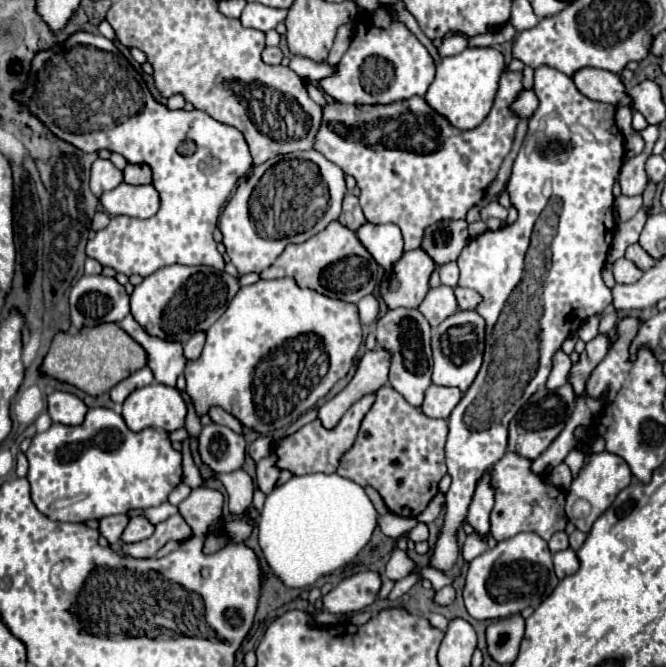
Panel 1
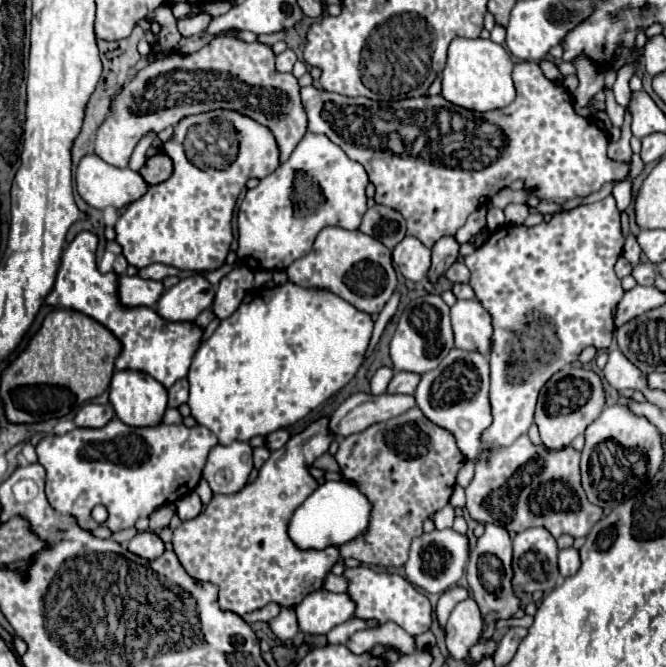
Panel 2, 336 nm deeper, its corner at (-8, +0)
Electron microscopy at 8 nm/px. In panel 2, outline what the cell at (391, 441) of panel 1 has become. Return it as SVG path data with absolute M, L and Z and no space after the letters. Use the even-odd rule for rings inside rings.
M417 406L389 422L379 422L361 434L343 438L335 460L341 468L341 478L357 486L371 502L367 532L345 542L339 548L341 556L385 568L405 564L409 542L417 534L423 534L423 520L449 502L455 476L465 462L453 438L449 438L445 430L437 430L437 426L433 426Z

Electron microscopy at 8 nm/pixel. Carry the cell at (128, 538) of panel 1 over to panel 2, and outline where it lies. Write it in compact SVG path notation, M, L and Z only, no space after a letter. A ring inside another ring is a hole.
M139 532L131 542L129 542L129 550L145 560L155 560L163 554L163 542L155 532Z

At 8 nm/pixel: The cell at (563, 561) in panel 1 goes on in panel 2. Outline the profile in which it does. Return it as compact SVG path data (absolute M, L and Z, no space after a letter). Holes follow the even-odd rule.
M565 548L559 552L559 572L563 578L573 576L579 570L579 552L575 548Z

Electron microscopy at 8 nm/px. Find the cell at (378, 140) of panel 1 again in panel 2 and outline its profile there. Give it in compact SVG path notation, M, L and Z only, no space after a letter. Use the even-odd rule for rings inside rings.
M537 62L515 64L513 82L517 88L517 98L511 102L511 106L489 112L457 108L443 96L407 98L377 108L377 102L365 98L347 98L341 94L317 90L313 86L301 88L301 102L307 112L309 132L325 134L331 142L341 146L351 160L363 164L377 190L375 202L401 212L407 222L407 234L419 238L431 248L441 236L453 236L477 206L487 204L513 180L523 180L525 190L531 196L537 196L539 202L555 204L563 204L575 196L585 198L607 182L617 184L627 180L631 162L617 162L609 158L609 134L599 128L593 118L579 116L573 110L571 94L561 84L551 82Z

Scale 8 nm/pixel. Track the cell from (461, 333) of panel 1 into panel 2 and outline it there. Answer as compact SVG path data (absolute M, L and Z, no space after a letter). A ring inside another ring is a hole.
M449 350L441 366L421 376L421 382L415 390L415 400L425 418L433 424L451 432L457 442L457 448L467 460L475 460L481 452L481 434L493 422L491 404L489 404L489 360L481 358L477 352Z

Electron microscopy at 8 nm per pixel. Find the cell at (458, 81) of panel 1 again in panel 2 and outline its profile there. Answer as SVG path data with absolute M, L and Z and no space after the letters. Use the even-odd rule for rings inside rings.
M455 38L449 44L447 66L441 74L443 80L441 96L455 106L475 110L475 112L505 108L515 98L511 70L513 70L511 54L501 44L483 38Z

